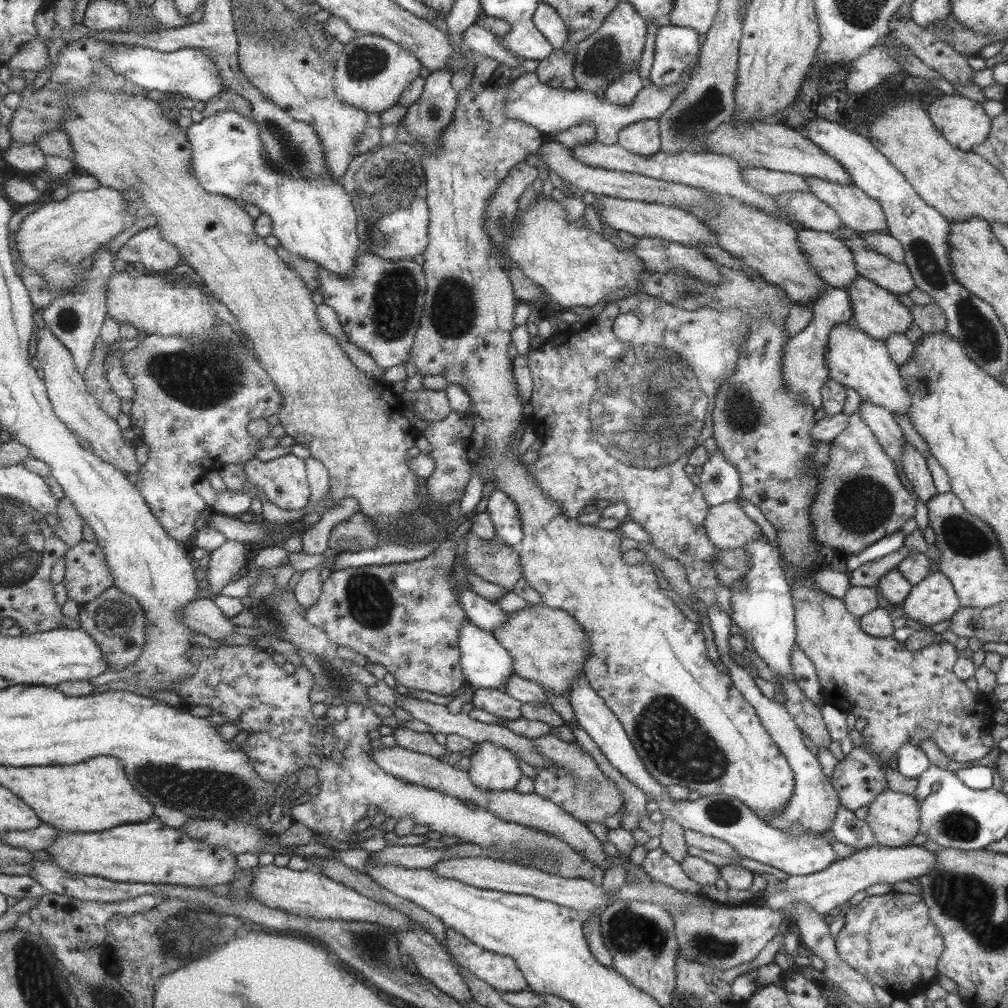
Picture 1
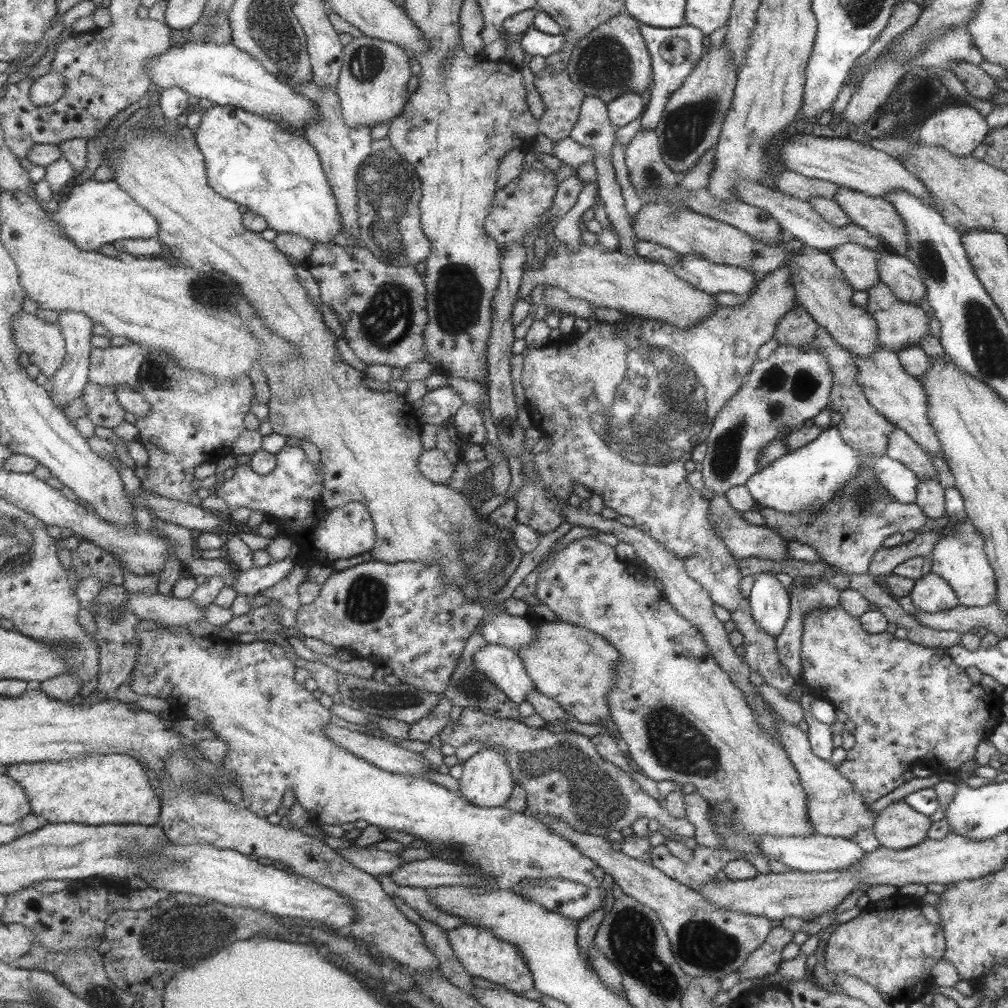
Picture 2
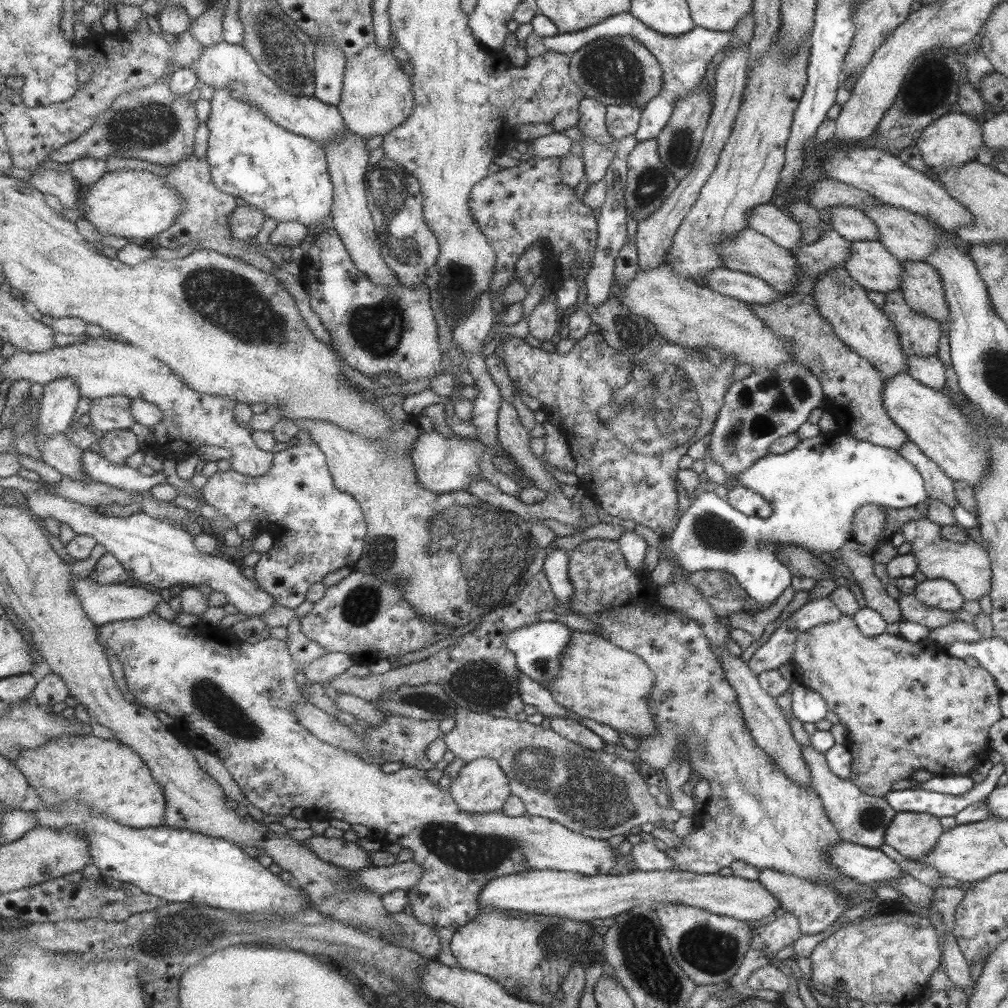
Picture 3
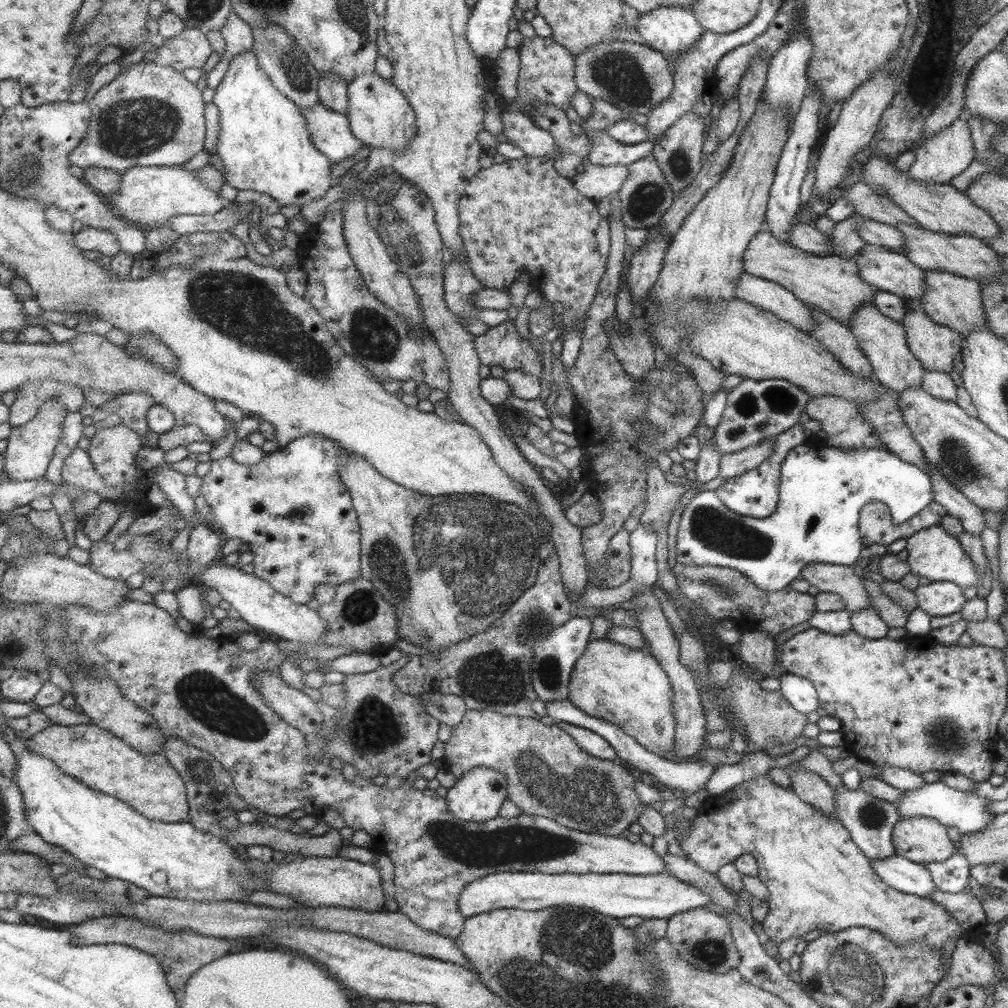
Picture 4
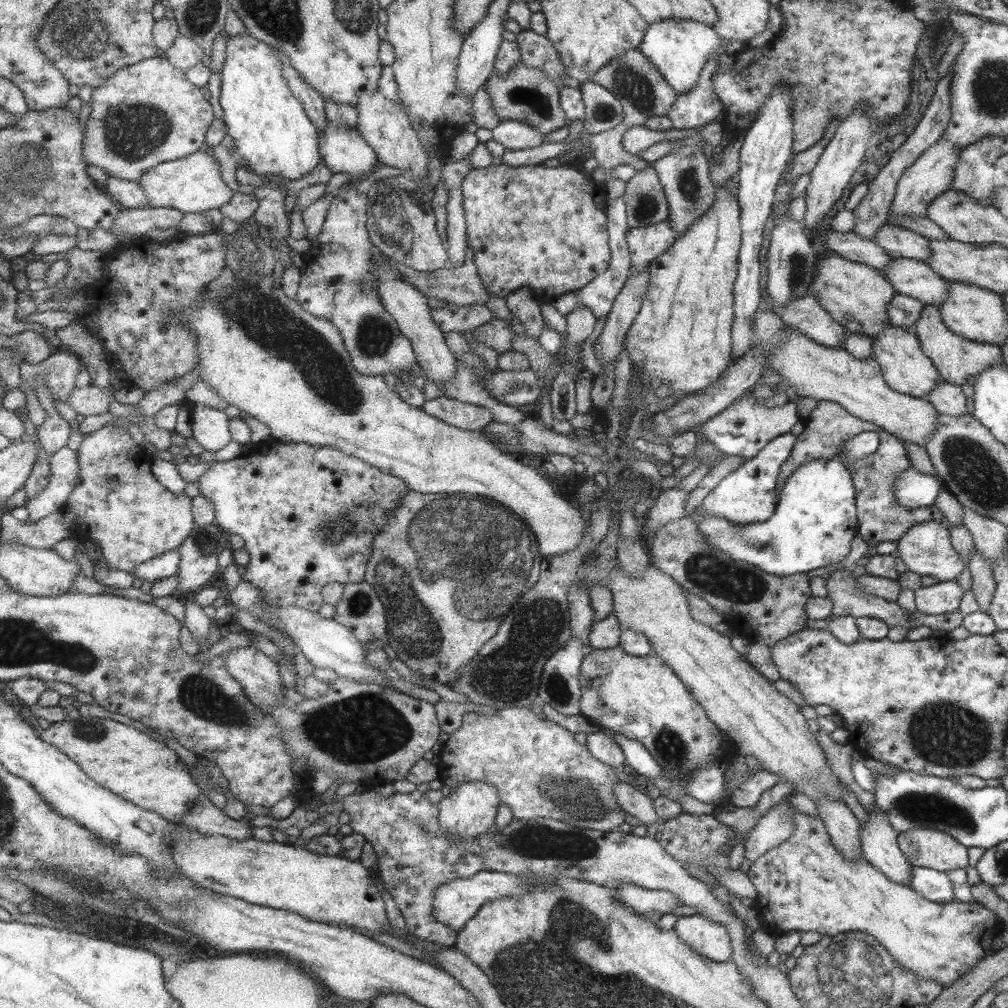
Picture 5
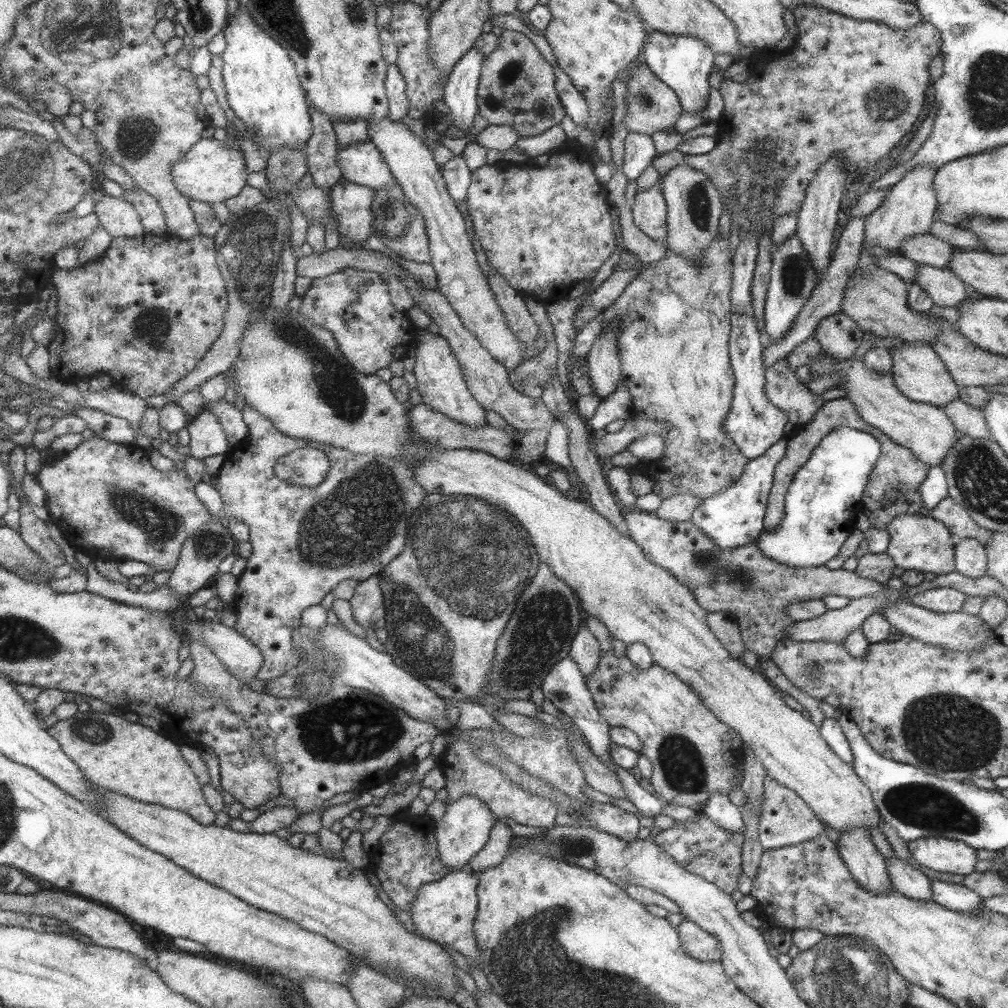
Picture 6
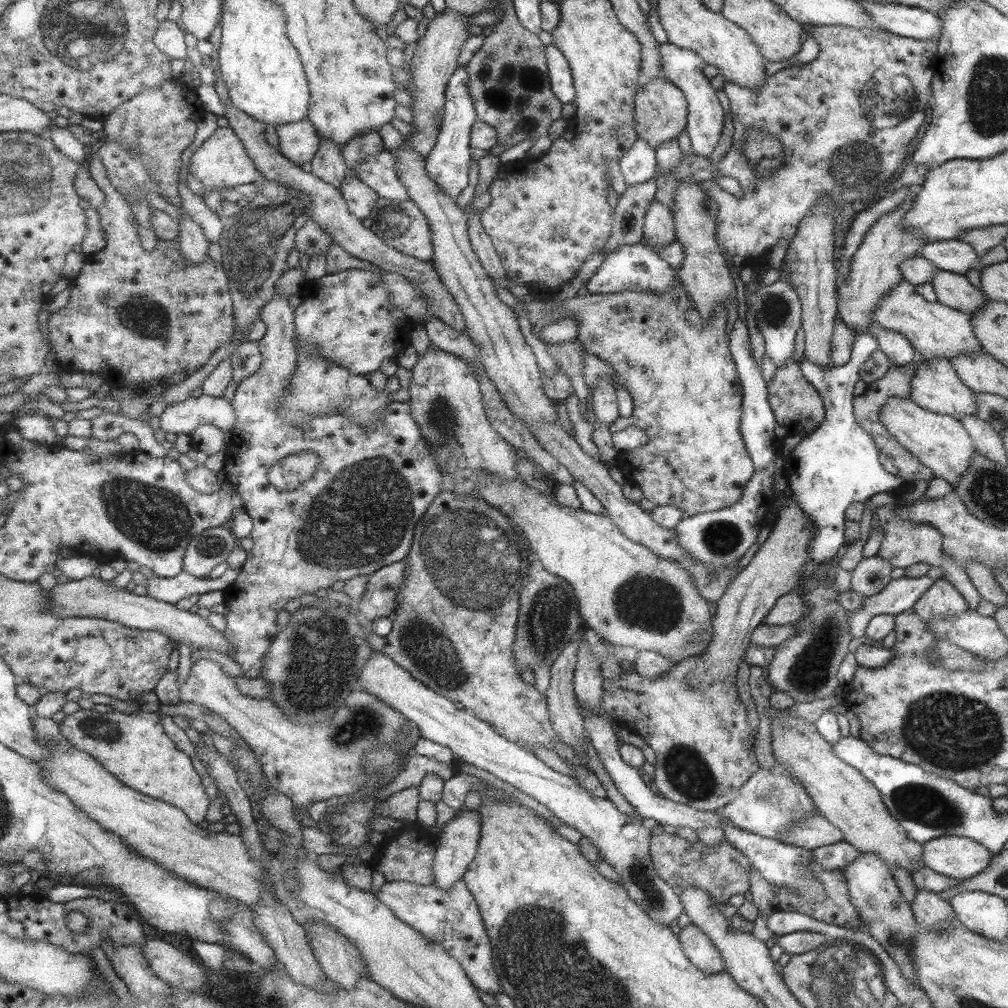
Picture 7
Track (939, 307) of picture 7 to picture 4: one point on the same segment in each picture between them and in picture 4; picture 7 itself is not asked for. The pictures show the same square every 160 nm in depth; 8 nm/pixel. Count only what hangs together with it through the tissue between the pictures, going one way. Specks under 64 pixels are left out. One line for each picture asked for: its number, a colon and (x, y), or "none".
4: (831, 283)
5: (855, 295)
6: (876, 300)

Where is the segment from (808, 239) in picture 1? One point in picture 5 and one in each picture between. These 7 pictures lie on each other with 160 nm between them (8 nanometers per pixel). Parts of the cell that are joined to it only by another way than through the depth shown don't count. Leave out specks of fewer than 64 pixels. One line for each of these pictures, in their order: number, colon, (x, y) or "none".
2: (859, 264)
3: (870, 263)
4: (884, 269)
5: (913, 278)

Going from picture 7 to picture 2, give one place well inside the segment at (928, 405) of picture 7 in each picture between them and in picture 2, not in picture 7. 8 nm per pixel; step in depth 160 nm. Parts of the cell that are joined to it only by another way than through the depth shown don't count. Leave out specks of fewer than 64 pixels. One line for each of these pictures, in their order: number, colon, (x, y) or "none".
2: (820, 289)
3: (841, 302)
4: (883, 341)
5: (905, 367)
6: (917, 371)

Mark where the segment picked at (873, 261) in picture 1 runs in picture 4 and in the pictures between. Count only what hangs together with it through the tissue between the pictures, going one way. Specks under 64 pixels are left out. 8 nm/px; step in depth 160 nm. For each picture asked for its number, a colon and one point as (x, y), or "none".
2: (899, 273)
3: (921, 286)
4: (955, 301)

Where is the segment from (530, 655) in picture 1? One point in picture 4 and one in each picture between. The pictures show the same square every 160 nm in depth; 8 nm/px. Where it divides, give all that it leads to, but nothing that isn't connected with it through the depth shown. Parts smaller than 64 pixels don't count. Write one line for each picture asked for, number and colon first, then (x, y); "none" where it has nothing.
2: (574, 667)
3: (596, 679)
4: (627, 687)

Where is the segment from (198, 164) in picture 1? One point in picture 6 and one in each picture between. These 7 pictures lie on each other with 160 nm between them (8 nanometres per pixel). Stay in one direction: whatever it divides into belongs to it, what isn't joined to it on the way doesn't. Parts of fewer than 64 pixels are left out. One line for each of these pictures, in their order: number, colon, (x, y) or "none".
2: (251, 160)
3: (285, 175)
4: (264, 144)
5: (272, 131)
6: (264, 89)

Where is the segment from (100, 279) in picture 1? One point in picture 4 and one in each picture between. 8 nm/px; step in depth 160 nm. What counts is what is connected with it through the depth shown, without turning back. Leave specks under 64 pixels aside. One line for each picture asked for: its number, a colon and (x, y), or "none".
2: (78, 328)
3: (60, 401)
4: (30, 450)

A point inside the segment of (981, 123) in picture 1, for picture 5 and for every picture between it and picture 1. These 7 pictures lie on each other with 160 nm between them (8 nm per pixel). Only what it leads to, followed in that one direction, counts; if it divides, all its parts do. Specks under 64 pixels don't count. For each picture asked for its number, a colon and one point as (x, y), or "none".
2: (959, 129)
3: (953, 139)
4: (944, 154)
5: (930, 174)

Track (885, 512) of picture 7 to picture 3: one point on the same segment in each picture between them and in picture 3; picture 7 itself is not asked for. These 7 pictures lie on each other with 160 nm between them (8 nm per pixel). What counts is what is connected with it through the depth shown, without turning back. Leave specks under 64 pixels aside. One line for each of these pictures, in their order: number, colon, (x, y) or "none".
3: (966, 564)
4: (933, 552)
5: (925, 549)
6: (918, 542)

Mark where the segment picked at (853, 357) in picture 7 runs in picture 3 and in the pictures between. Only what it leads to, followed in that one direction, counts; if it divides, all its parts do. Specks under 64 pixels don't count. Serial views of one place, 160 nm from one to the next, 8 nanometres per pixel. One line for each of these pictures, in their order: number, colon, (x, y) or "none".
3: (813, 490)
4: (821, 491)
5: (814, 521)
6: (820, 505)

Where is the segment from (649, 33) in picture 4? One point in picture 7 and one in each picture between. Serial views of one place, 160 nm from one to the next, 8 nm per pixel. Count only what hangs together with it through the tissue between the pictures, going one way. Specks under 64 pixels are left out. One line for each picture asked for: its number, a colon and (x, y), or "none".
5: (678, 48)
6: (683, 62)
7: (682, 67)

